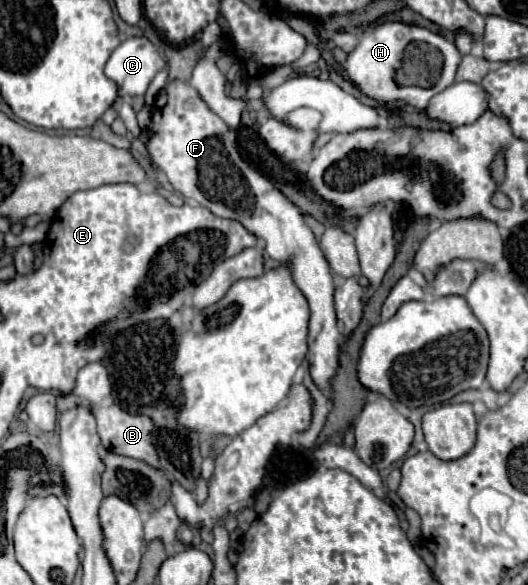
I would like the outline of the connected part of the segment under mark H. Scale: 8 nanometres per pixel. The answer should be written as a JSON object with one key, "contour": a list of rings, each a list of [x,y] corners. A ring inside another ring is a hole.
{"contour":[[[384,23],[384,25],[378,25],[374,29],[368,29],[360,35],[360,43],[358,47],[348,55],[346,63],[344,63],[344,69],[348,73],[348,77],[352,79],[352,83],[356,83],[360,87],[360,91],[376,101],[386,101],[386,103],[392,103],[392,101],[406,101],[410,105],[414,105],[416,109],[424,111],[426,105],[430,103],[430,99],[434,95],[438,95],[440,91],[448,89],[452,83],[454,83],[454,77],[456,77],[456,71],[460,67],[460,61],[462,61],[462,55],[460,51],[456,49],[454,43],[446,41],[442,35],[436,35],[424,27],[418,27],[418,25],[406,25],[406,23]],[[412,41],[422,41],[422,43],[428,43],[432,47],[436,47],[440,53],[446,53],[446,65],[444,65],[444,73],[438,81],[436,87],[432,89],[420,89],[420,87],[406,87],[406,85],[398,85],[396,83],[396,71],[402,67],[404,63],[404,49],[408,43]]]}

